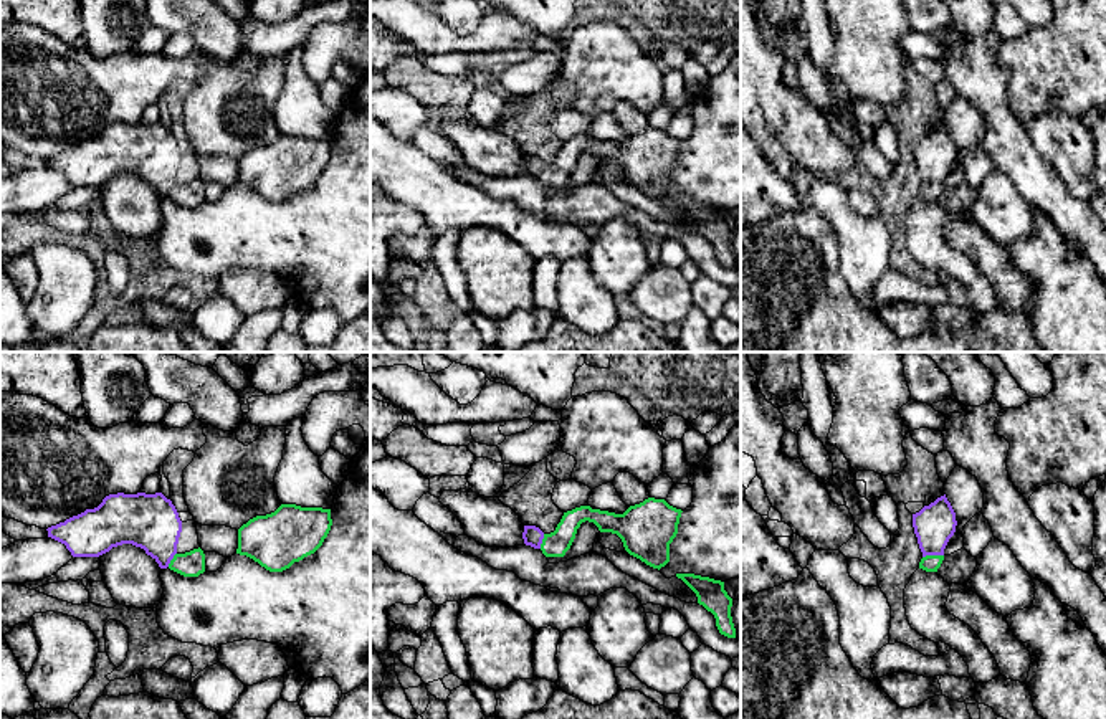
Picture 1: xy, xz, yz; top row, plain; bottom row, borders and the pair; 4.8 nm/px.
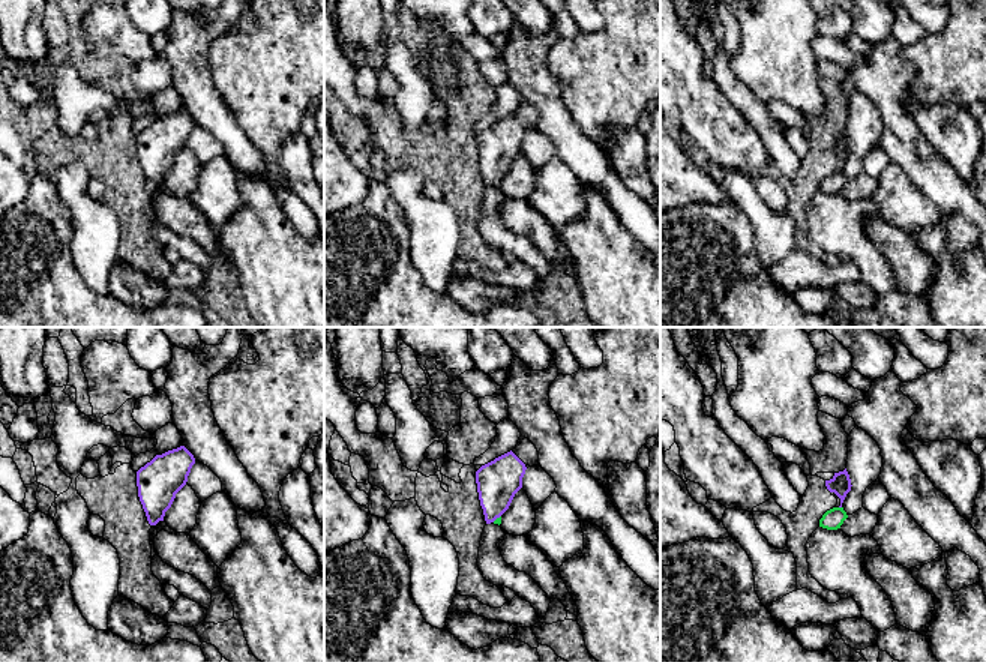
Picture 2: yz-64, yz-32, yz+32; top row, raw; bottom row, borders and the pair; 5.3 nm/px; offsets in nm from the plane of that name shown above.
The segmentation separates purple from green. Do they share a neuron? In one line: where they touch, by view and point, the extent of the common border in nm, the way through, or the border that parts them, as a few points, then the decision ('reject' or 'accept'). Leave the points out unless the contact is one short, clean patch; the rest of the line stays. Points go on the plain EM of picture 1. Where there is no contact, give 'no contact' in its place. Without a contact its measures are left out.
yz (933, 184) | 110 nm | across yz (934, 154), (933, 184), (929, 192) | accept

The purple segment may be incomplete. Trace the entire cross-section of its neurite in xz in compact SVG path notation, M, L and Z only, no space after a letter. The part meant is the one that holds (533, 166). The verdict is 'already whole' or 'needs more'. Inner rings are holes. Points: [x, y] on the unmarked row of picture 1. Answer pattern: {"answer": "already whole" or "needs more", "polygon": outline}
{"answer": "needs more", "polygon": "M655 127L630 136L623 144L580 136L564 142L551 164L536 155L524 155L522 169L526 175L541 179L546 187L564 187L580 154L589 150L600 162L617 164L630 185L660 200L670 192L670 174L678 164L681 142Z"}

